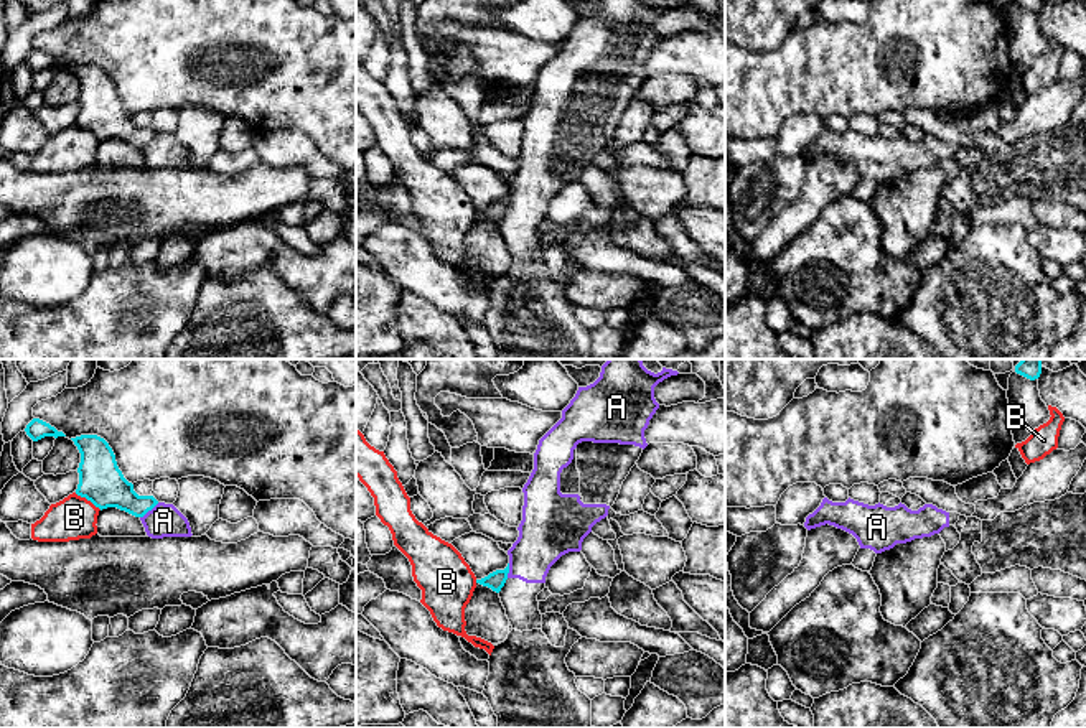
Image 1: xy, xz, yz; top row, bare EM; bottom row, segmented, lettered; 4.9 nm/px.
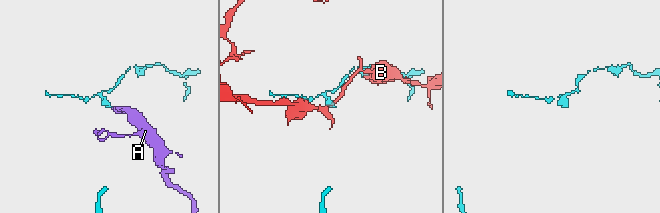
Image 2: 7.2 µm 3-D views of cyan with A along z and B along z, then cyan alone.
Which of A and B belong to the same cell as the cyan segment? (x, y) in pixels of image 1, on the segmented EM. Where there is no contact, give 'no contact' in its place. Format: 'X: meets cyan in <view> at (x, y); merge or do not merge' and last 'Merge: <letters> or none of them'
A: meets cyan in xy at (149, 509); do not merge
B: meets cyan in xy at (88, 499); do not merge
Merge: none of them

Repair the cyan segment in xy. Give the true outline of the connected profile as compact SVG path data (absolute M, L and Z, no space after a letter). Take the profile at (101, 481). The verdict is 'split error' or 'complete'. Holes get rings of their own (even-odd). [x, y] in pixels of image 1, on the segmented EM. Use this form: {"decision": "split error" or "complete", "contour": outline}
{"decision": "complete", "contour": "M97 435L71 438L81 453L76 494L96 507L117 507L135 517L143 517L158 501L153 496L138 496L117 466L109 443Z"}

